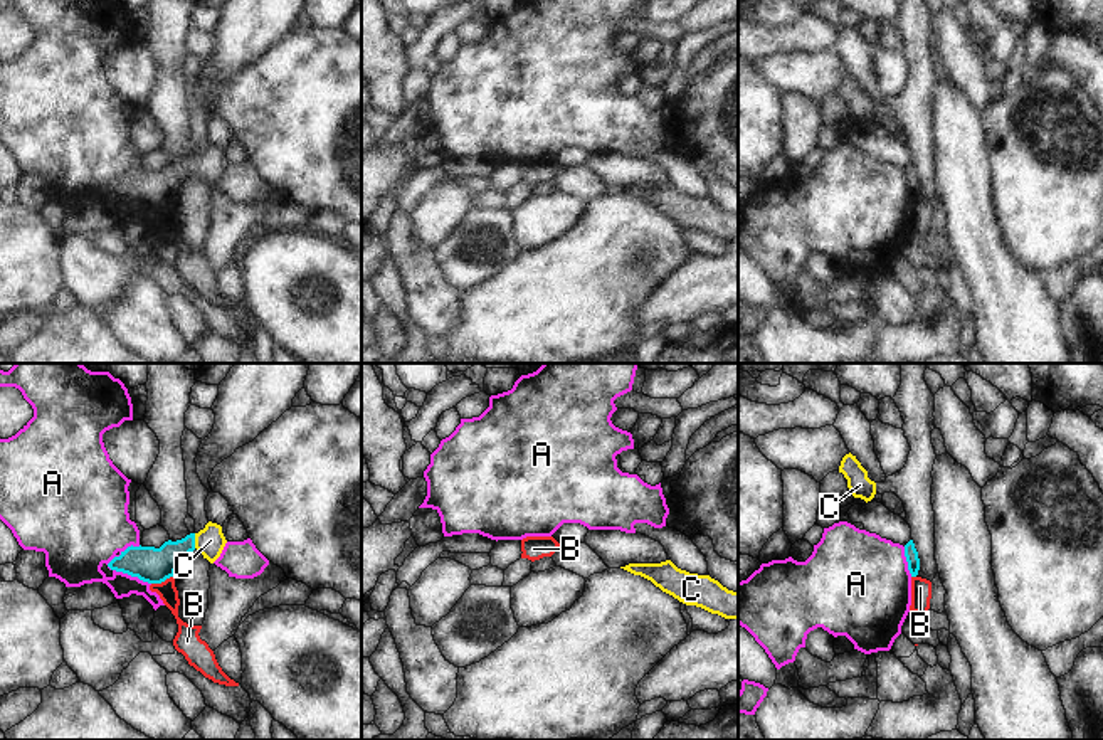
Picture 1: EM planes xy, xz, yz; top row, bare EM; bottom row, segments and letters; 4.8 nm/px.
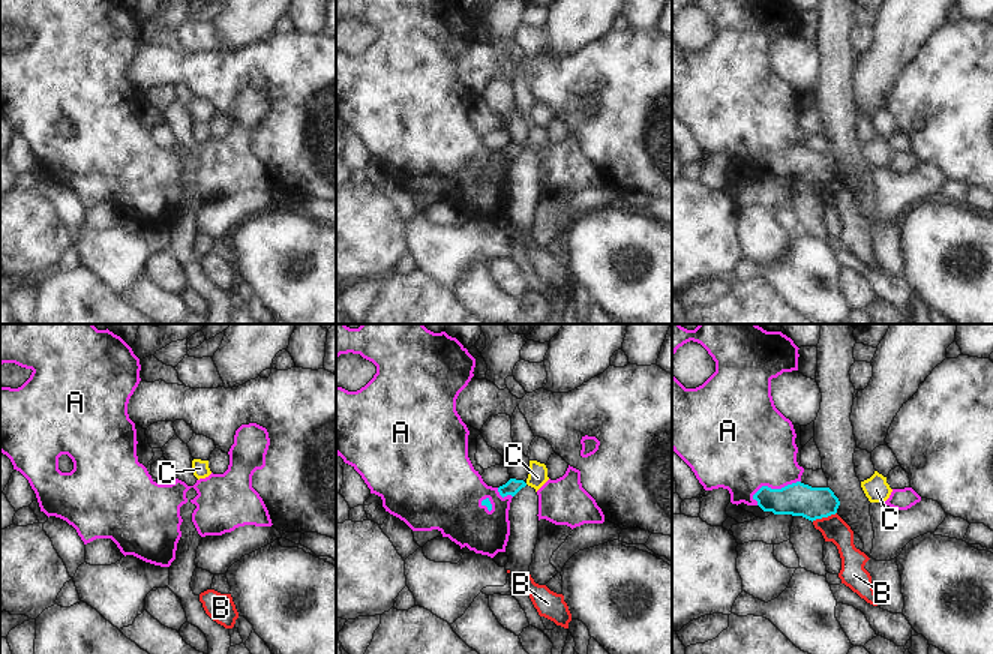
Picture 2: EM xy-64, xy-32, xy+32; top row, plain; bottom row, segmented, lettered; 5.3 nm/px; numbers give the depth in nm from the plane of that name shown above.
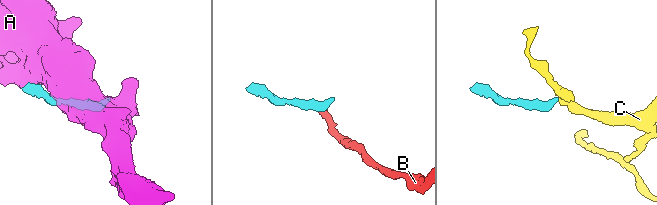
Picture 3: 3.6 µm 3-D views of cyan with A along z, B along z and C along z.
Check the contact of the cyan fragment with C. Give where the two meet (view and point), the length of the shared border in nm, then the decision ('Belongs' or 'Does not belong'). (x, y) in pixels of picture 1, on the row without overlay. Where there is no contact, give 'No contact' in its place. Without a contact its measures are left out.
Touches cyan at xy (194, 163). Shared border 70 nm. Belongs.

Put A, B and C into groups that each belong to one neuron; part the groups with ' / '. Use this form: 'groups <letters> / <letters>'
groups A / B / C

